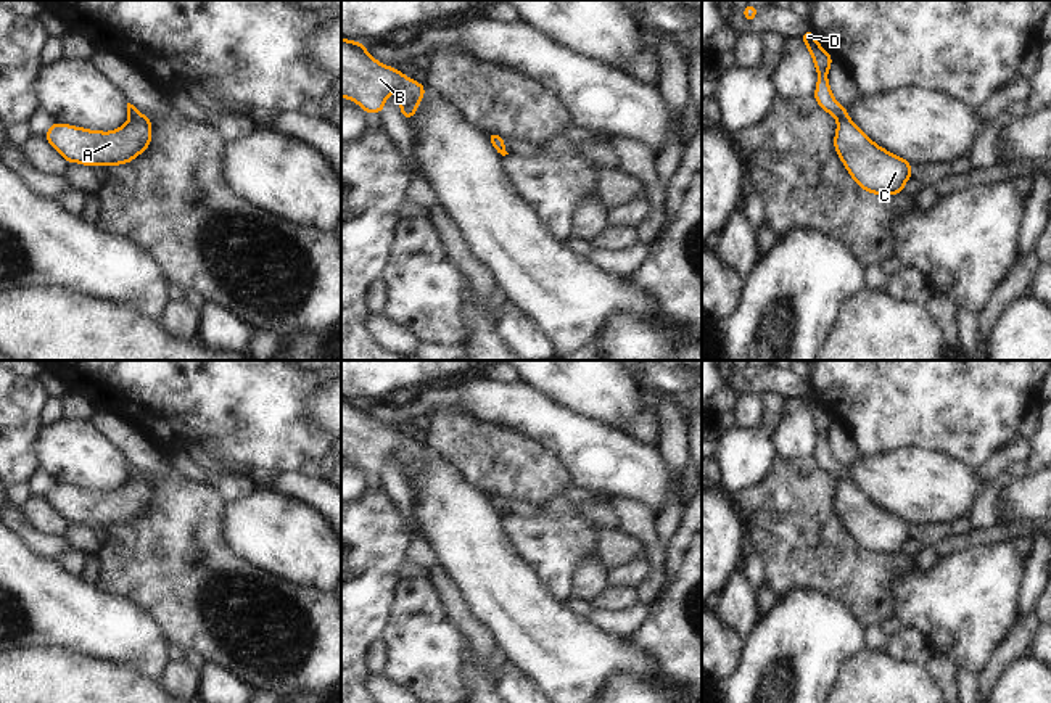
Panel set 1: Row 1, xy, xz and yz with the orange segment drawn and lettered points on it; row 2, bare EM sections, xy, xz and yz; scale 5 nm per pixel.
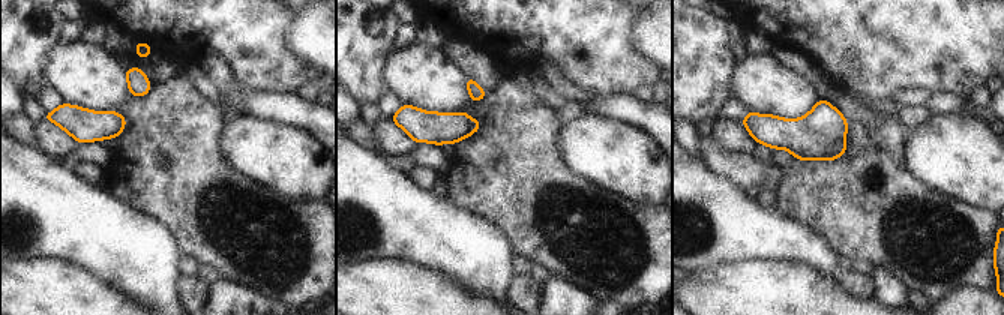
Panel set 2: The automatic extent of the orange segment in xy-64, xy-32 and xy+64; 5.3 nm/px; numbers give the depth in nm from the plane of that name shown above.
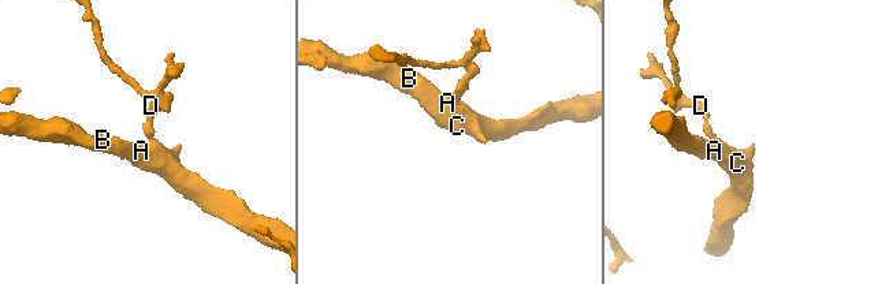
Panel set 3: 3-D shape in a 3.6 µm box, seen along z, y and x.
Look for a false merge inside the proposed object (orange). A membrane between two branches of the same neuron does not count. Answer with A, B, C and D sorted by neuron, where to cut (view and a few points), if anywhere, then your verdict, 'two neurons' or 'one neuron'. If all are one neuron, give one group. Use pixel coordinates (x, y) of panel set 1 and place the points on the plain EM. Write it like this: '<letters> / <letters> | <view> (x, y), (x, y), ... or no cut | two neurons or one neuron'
A B C D | no cut | one neuron

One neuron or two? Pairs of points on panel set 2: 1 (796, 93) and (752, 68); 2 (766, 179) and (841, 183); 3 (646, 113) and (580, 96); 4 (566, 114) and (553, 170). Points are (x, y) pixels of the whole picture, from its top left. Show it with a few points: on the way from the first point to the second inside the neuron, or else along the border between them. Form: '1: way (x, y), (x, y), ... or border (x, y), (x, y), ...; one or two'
1: way (785, 93), (775, 90), (763, 78); one
2: border (784, 170), (776, 189); two
3: way (629, 110), (596, 104); one
4: border (550, 105), (563, 122); two

